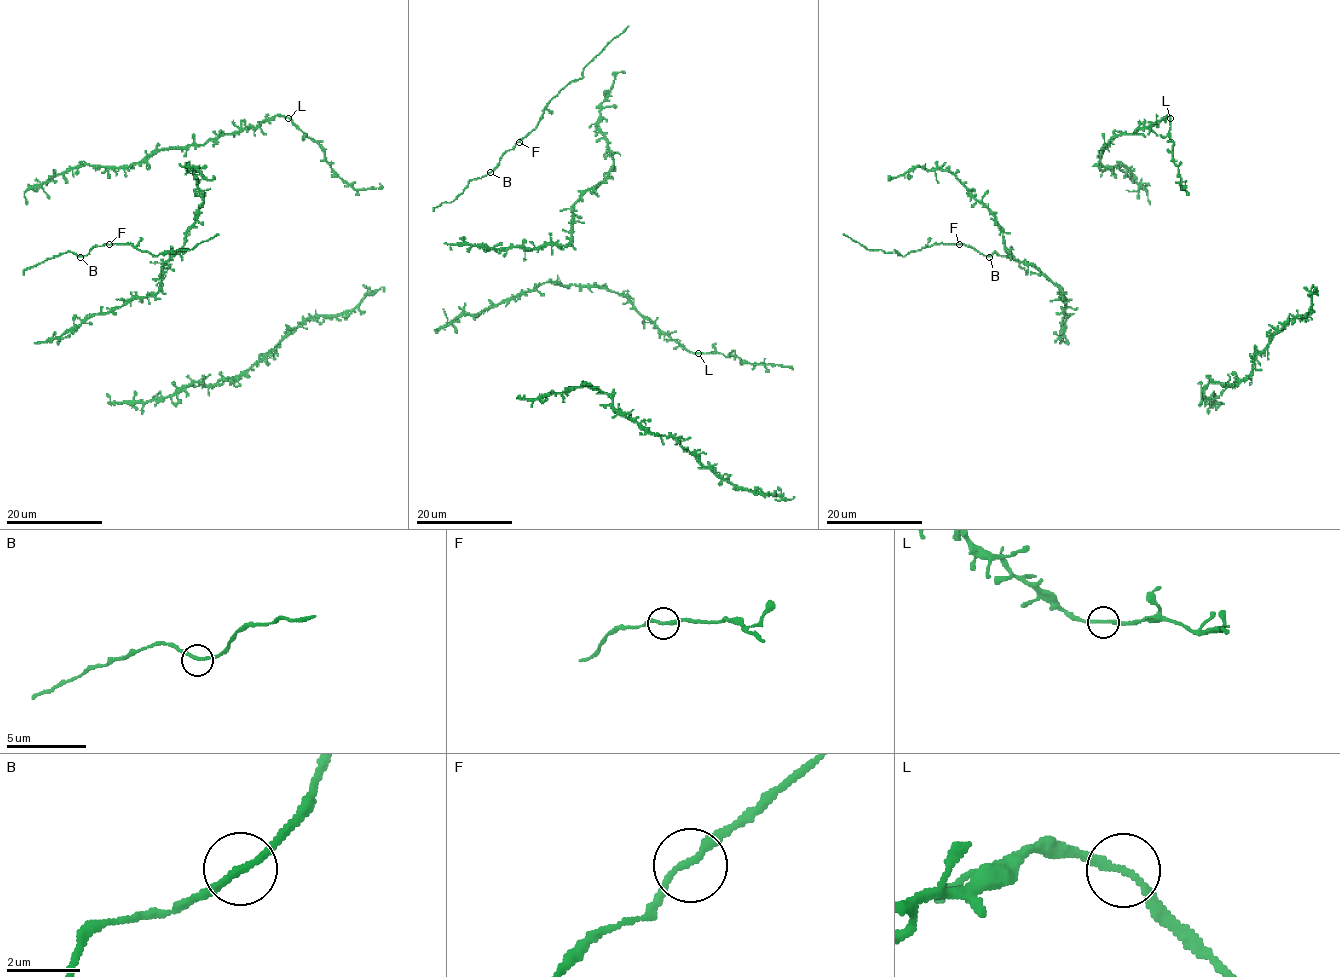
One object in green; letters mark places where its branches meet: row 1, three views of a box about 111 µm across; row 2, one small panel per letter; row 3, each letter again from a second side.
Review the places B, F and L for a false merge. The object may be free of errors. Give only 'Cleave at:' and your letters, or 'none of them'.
Cleave at: none of them

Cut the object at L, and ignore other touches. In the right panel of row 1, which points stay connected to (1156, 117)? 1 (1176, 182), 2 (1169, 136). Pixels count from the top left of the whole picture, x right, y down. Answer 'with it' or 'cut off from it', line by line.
1: cut off from it
2: cut off from it

